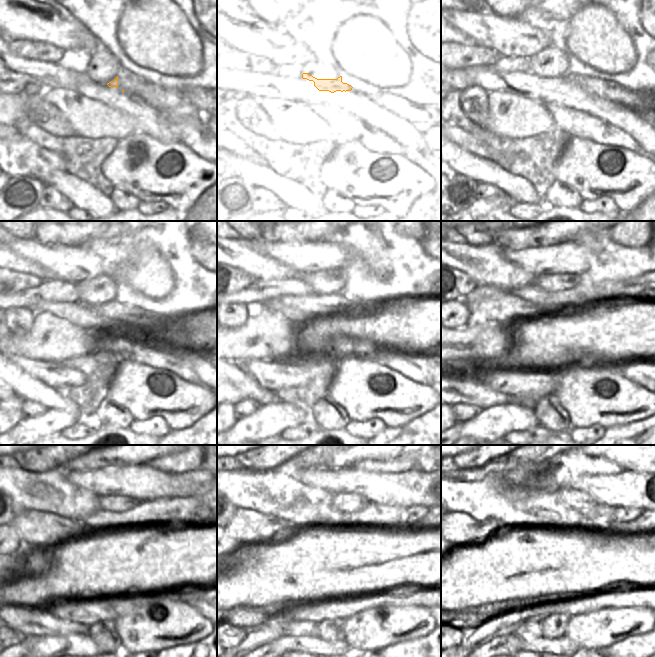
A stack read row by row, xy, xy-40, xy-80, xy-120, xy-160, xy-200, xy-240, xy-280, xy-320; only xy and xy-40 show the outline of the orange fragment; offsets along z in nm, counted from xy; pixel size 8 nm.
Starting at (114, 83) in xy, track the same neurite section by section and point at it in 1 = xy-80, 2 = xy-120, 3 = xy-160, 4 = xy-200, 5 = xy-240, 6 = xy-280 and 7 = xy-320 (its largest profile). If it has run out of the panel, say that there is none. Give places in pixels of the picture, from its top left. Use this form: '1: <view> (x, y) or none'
1: xy-80 (556, 84)
2: xy-120 (116, 310)
3: xy-160 (310, 304)
4: xy-200 (503, 305)
5: xy-240 (34, 527)
6: xy-280 (255, 528)
7: xy-320 (461, 527)

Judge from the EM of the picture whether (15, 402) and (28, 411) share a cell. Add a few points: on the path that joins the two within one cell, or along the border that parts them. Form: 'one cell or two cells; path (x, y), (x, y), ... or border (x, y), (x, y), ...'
two cells; border (21, 401), (21, 413), (24, 416)

